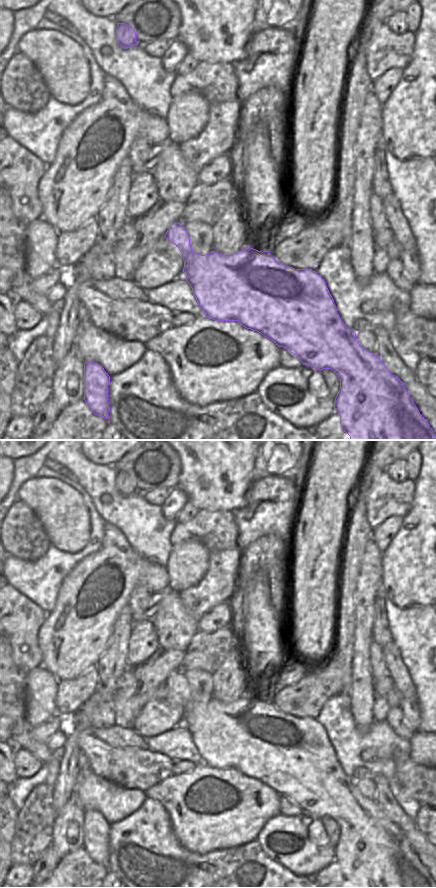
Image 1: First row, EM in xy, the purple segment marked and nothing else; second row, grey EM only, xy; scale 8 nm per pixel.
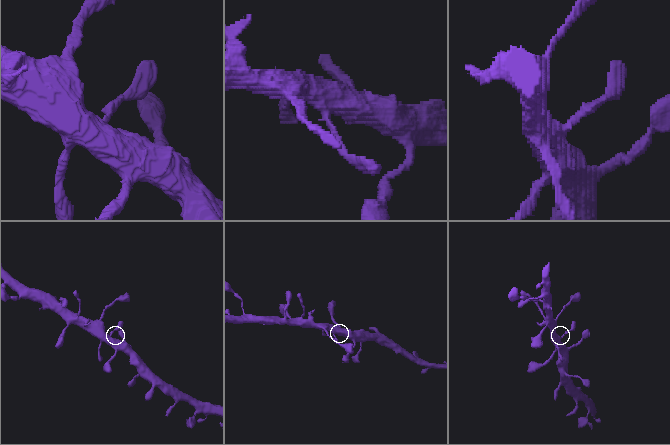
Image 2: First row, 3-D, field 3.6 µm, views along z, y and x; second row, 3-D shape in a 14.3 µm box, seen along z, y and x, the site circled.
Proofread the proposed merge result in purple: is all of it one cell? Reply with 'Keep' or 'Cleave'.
Keep

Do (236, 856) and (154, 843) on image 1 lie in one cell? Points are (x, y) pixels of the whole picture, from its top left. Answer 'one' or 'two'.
one

